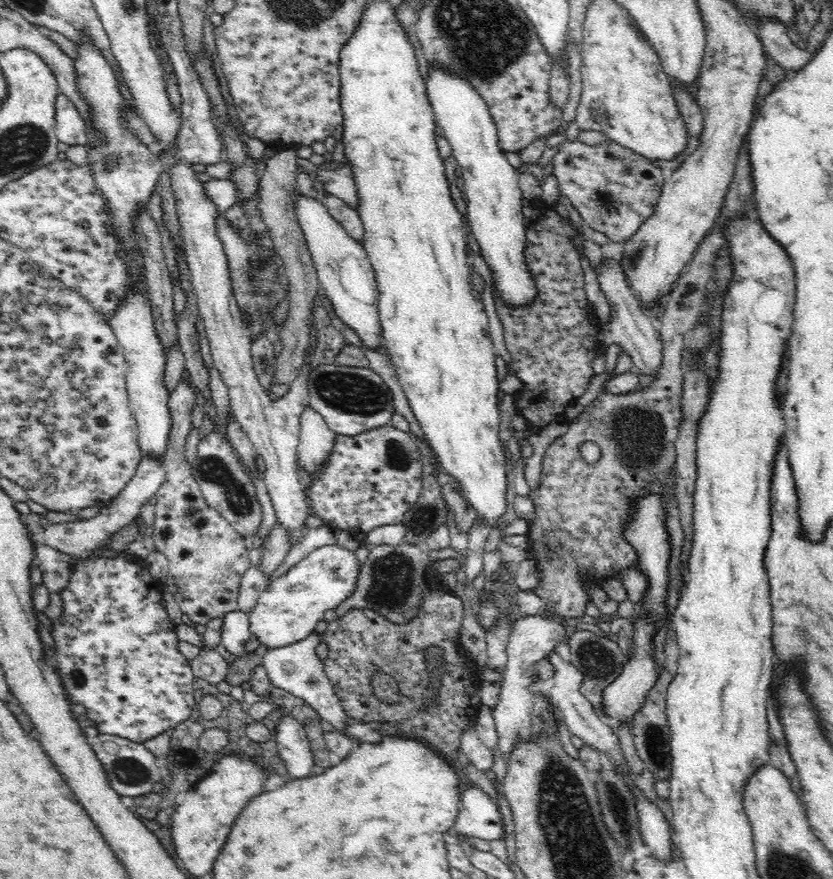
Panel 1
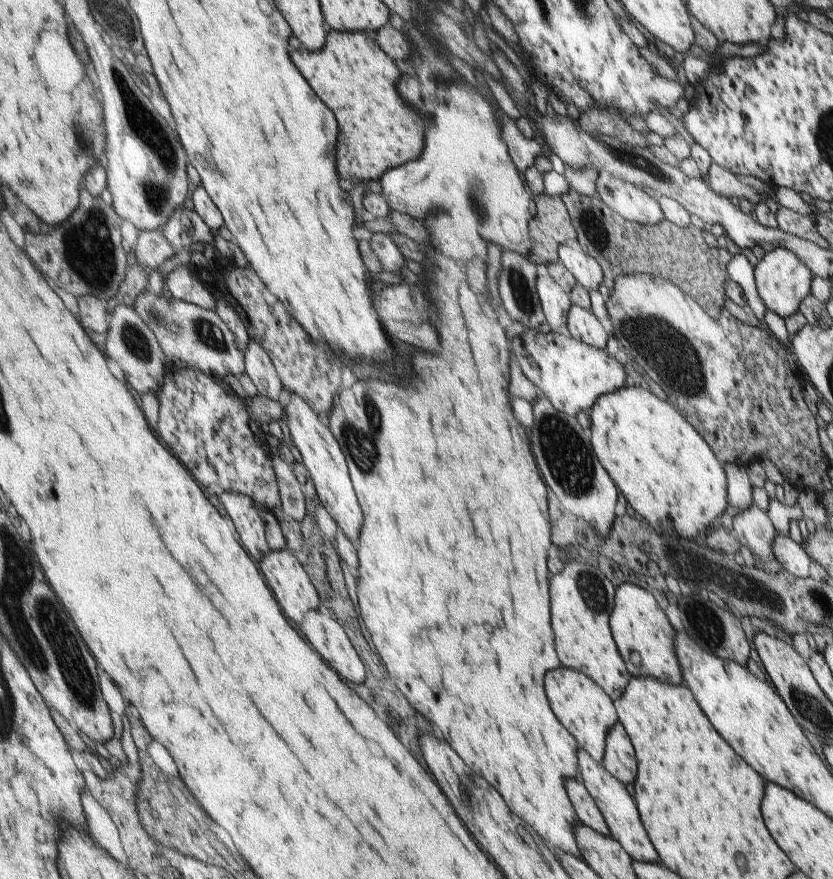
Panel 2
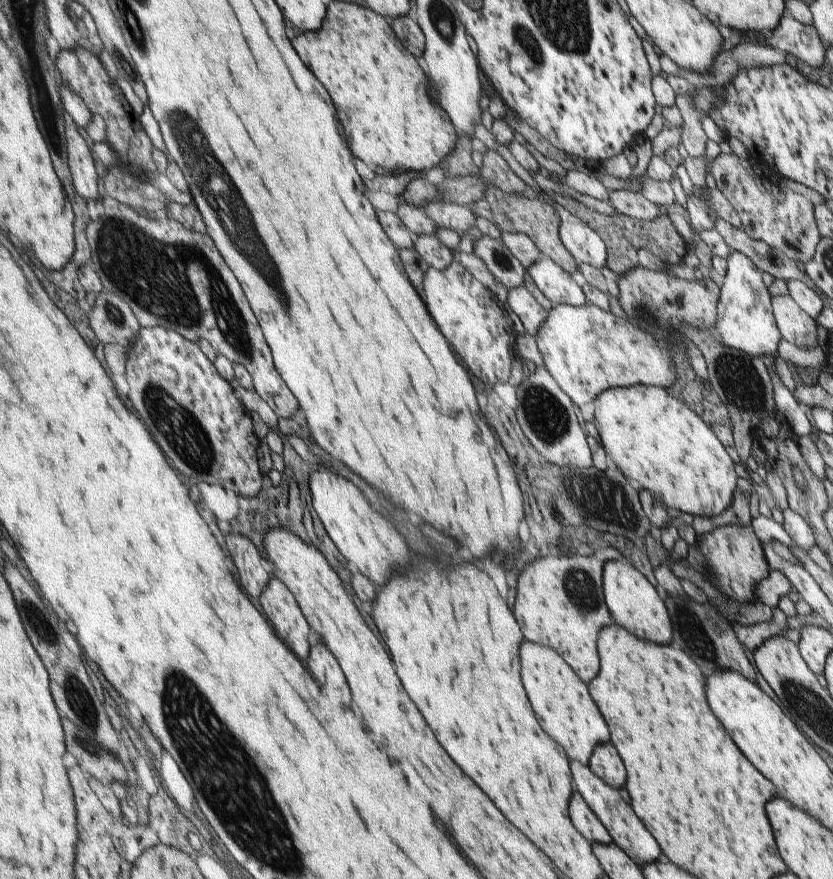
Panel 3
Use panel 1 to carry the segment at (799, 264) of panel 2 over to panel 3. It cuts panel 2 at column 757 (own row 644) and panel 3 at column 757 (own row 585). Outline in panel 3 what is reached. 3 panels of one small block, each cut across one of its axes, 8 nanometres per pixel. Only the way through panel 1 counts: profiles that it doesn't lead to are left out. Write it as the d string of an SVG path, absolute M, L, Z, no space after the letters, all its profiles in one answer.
M732 251L726 259L726 272L718 288L715 323L709 328L712 336L725 347L745 352L749 357L775 355L779 332L773 322L769 294L761 282L761 272L741 252Z

